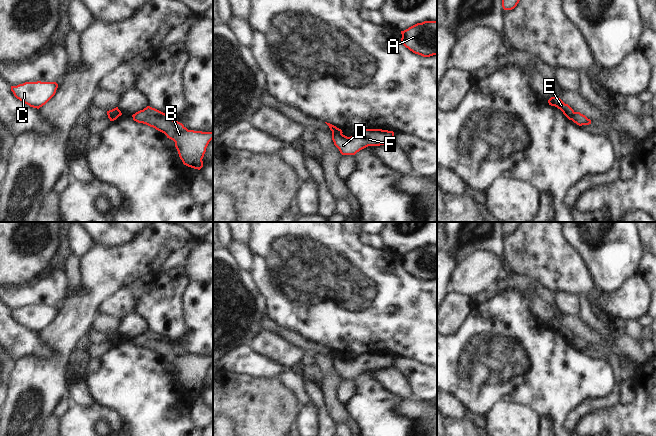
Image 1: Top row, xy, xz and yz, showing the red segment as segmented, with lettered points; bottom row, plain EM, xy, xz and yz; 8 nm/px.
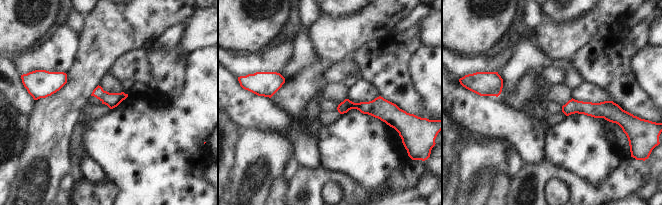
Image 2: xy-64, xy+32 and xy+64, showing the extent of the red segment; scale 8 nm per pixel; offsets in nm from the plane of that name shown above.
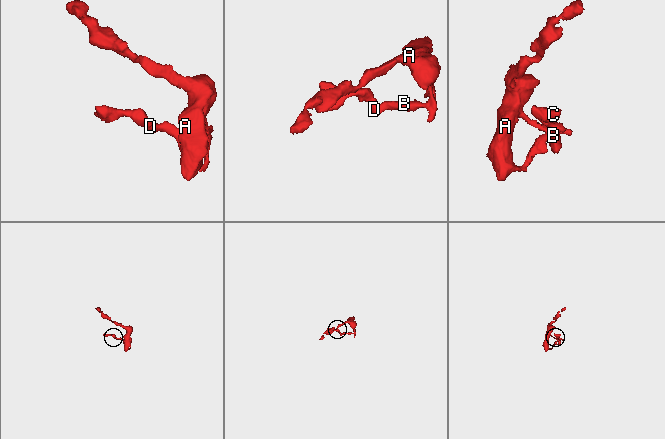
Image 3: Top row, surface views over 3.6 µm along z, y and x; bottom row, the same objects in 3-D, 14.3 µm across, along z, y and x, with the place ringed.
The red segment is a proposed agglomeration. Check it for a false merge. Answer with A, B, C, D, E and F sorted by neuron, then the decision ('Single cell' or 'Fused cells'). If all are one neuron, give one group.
Groups: A B D F / C E. Fused cells

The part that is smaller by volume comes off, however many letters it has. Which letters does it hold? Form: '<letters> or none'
C, E

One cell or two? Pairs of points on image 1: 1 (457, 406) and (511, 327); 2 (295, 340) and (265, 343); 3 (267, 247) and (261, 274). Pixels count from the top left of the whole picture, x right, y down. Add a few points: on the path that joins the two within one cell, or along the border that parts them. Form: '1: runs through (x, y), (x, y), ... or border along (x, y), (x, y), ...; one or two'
1: border along (447, 391), (451, 392), (465, 407); two
2: border along (265, 330), (277, 334), (305, 352); two
3: runs through (267, 254), (267, 267); one

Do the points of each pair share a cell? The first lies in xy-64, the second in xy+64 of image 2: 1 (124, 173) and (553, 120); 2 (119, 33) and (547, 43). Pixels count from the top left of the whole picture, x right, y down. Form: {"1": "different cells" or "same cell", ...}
{"1": "different cells", "2": "same cell"}

